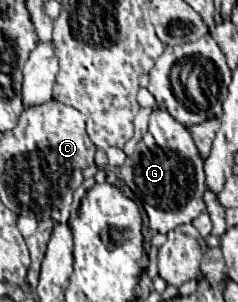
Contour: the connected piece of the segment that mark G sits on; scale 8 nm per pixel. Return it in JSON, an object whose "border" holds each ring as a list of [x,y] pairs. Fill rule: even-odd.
{"border":[[[159,108],[153,110],[147,134],[137,142],[135,152],[125,160],[119,172],[125,184],[141,200],[149,216],[149,228],[155,232],[167,234],[181,224],[193,222],[205,212],[205,174],[197,146],[193,144],[189,130]]]}

